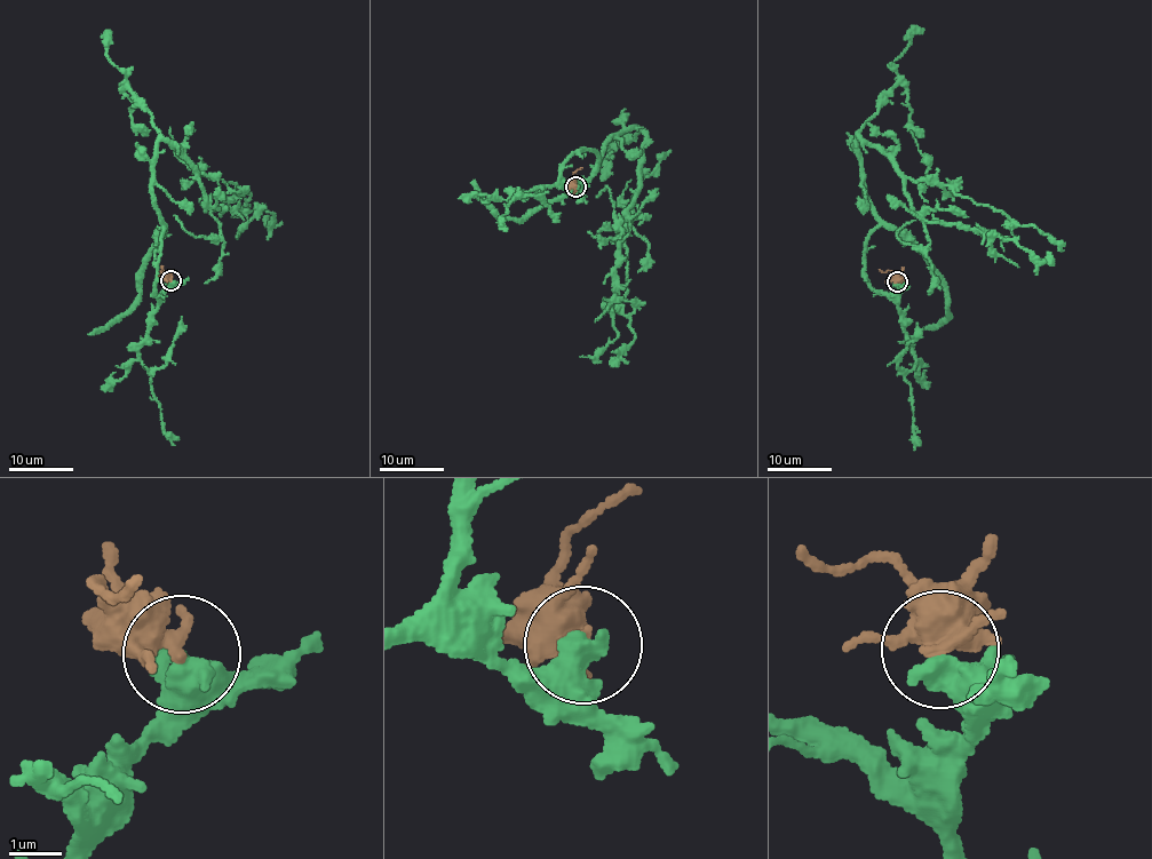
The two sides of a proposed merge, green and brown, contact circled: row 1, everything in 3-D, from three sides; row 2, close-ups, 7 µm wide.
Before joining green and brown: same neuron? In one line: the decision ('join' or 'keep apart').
keep apart

